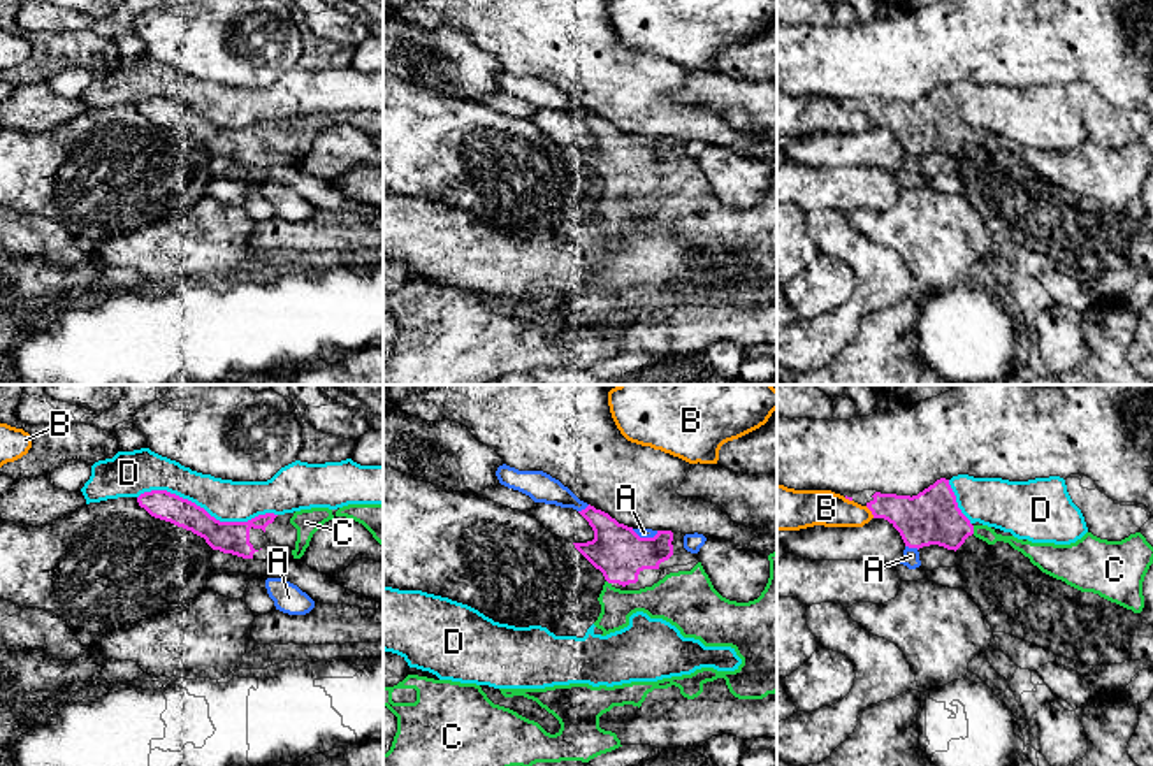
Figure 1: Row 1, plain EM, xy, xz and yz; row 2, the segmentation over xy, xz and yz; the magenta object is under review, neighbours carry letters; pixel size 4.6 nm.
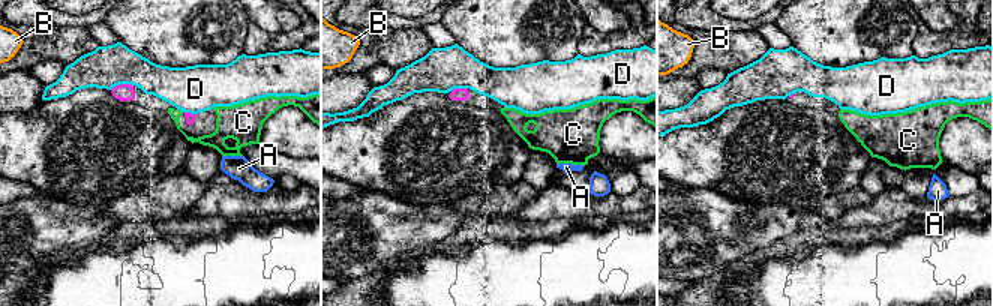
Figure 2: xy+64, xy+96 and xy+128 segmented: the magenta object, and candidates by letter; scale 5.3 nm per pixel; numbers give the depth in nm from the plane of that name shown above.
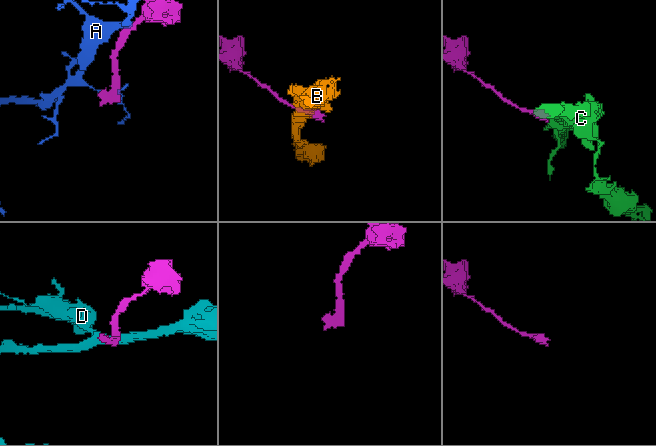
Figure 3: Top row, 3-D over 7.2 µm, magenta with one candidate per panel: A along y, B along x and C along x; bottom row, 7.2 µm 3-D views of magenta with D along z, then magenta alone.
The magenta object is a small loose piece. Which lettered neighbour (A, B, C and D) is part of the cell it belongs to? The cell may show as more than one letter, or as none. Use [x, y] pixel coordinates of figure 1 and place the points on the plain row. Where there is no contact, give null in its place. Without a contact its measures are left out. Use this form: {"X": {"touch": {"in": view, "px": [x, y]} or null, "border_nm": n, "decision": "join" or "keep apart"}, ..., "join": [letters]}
{"A": {"touch": {"in": "yz", "px": [913, 153]}, "border_nm": 70, "decision": "keep apart"}, "B": {"touch": {"in": "yz", "px": [870, 116]}, "border_nm": 70, "decision": "keep apart"}, "C": {"touch": {"in": "yz", "px": [972, 136]}, "border_nm": 40, "decision": "join"}, "D": {"touch": {"in": "xy", "px": [206, 118]}, "border_nm": 650, "decision": "keep apart"}, "join": ["C"]}

